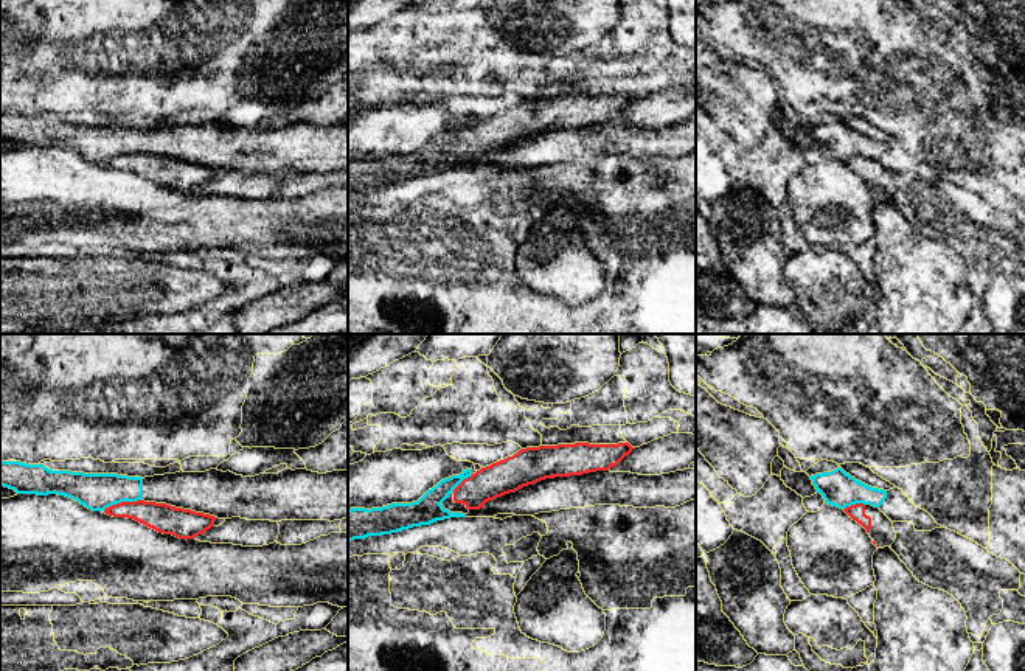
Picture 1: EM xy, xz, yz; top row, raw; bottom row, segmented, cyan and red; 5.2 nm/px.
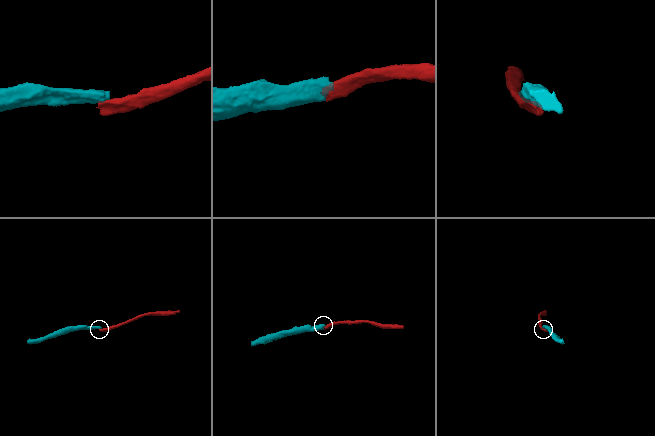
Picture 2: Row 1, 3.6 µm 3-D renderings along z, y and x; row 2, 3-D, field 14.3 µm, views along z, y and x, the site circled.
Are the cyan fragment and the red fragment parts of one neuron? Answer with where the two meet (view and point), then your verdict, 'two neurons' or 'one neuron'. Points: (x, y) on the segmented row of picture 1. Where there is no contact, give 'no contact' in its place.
xy (121, 500) | two neurons

